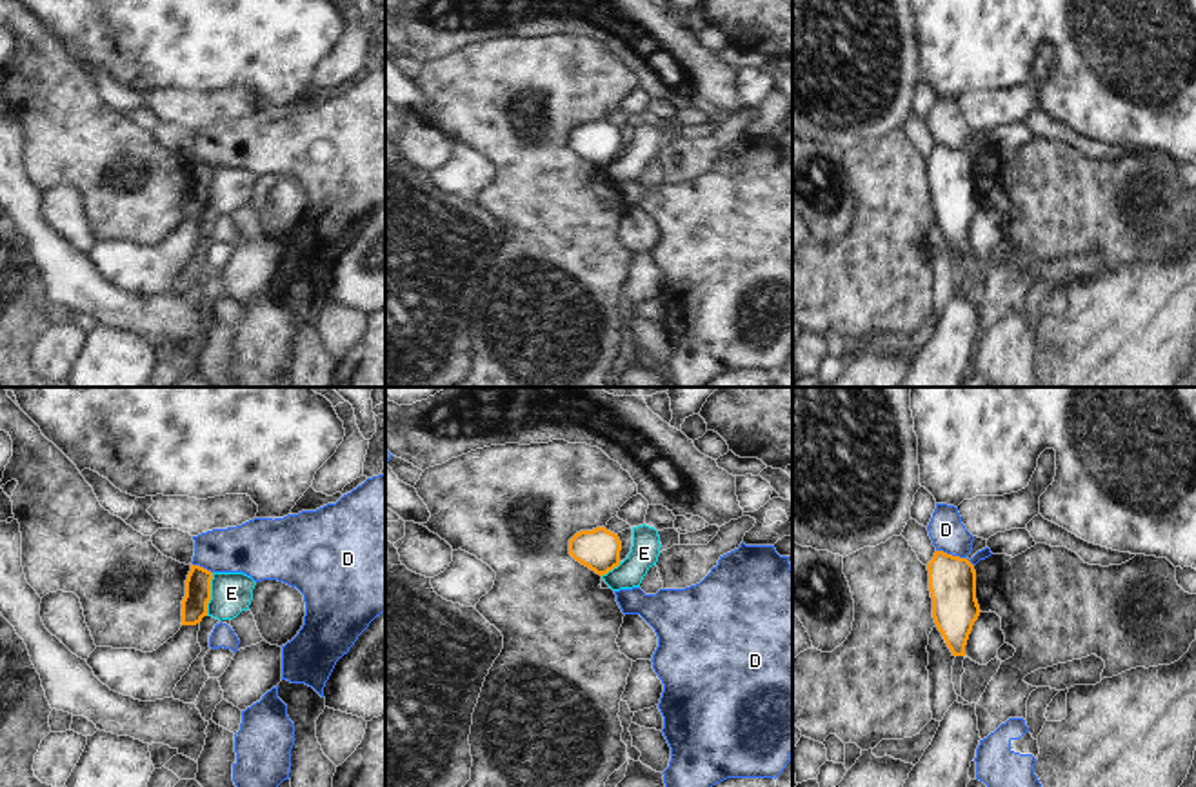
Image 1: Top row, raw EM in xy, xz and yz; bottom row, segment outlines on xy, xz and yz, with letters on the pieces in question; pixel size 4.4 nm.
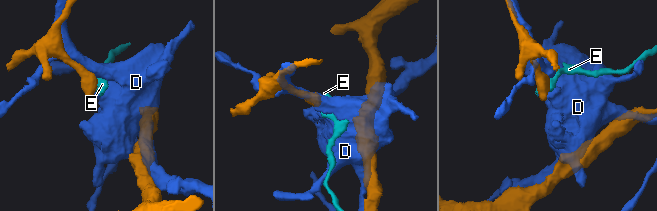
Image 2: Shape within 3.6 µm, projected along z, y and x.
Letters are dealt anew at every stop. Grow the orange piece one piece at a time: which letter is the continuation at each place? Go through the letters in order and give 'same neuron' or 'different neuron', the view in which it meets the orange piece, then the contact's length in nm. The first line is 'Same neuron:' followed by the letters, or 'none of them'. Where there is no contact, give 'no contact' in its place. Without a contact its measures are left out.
Same neuron: none of them
D: different neuron | yz | 180 nm
E: different neuron | xy | 190 nm

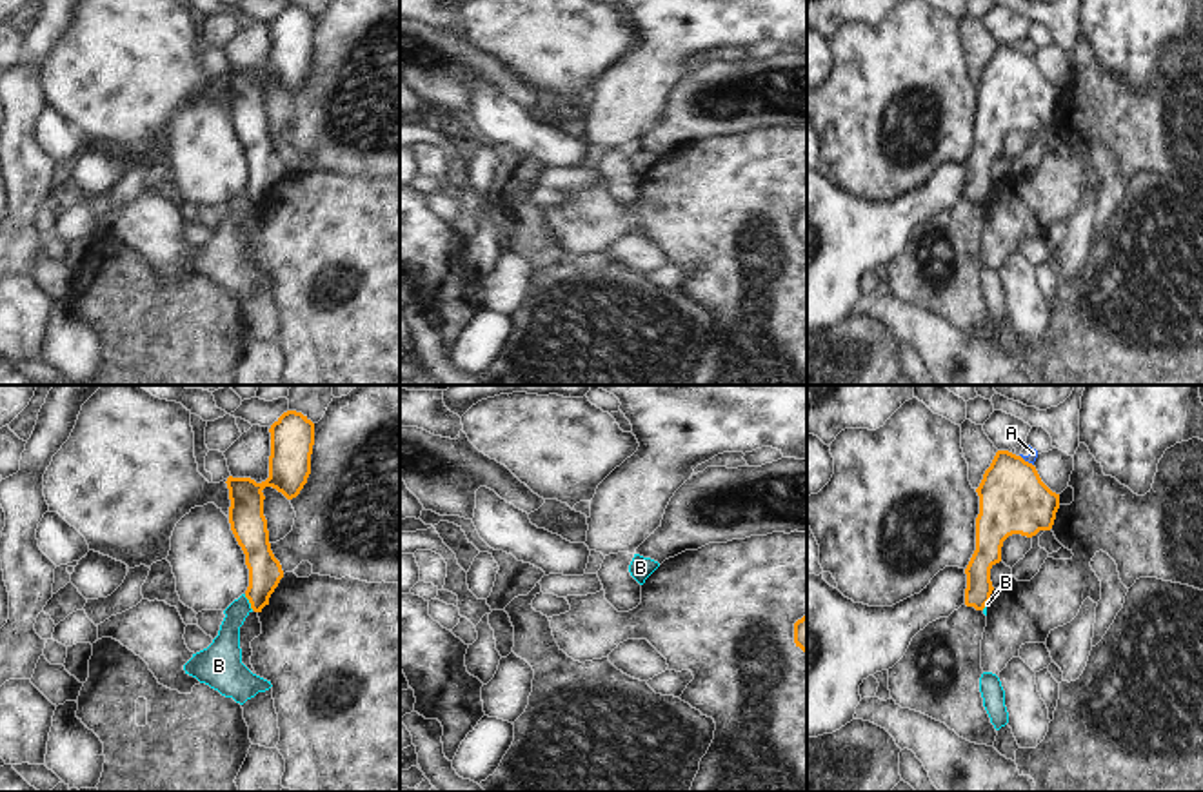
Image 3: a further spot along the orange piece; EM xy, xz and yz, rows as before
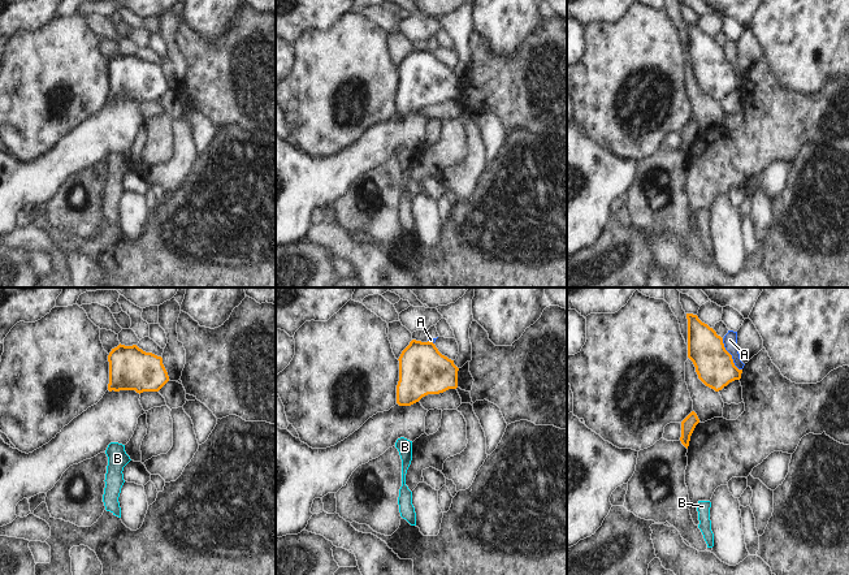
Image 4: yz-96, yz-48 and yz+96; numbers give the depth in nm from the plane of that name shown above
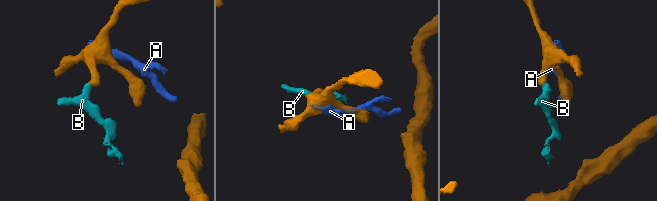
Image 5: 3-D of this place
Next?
Same neuron: none of them
A: different neuron | yz | 80 nm
B: different neuron | xy | 80 nm

